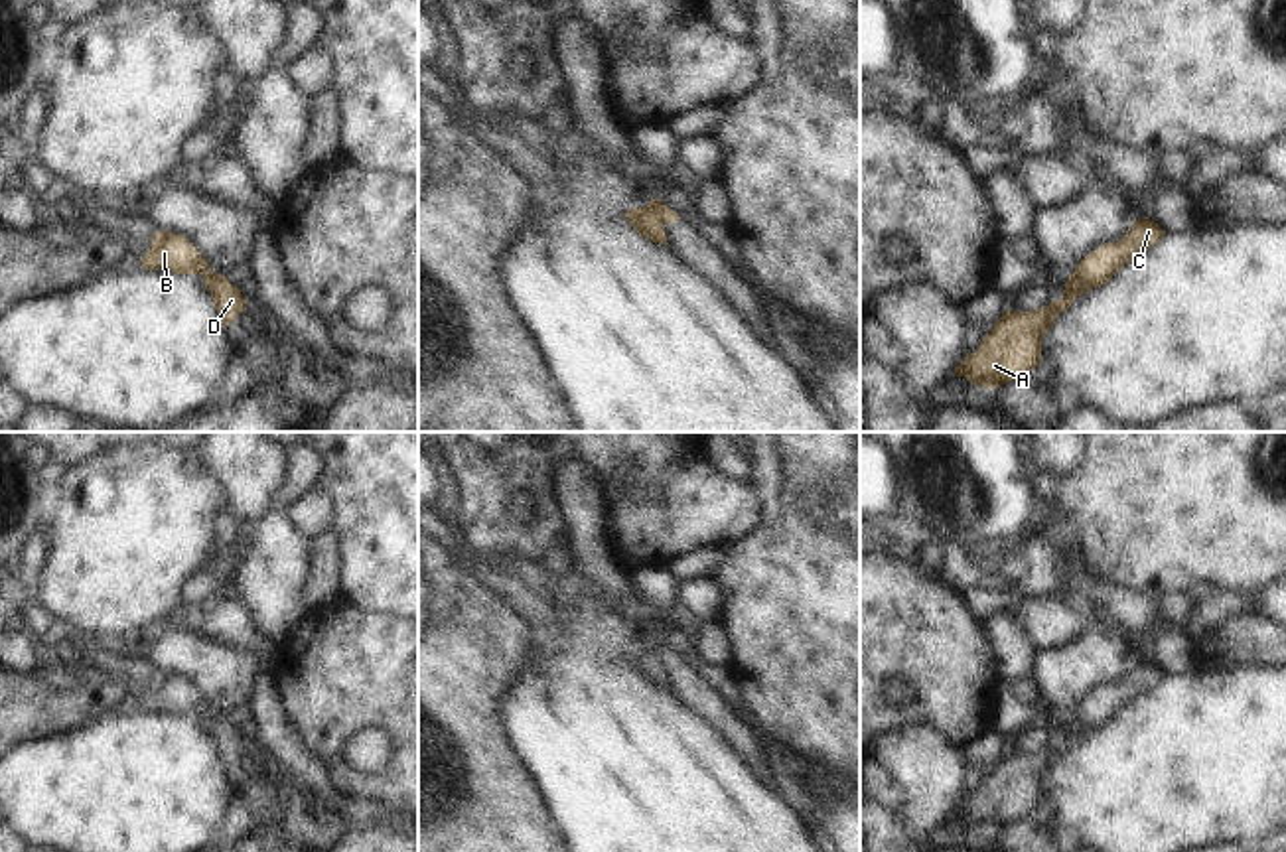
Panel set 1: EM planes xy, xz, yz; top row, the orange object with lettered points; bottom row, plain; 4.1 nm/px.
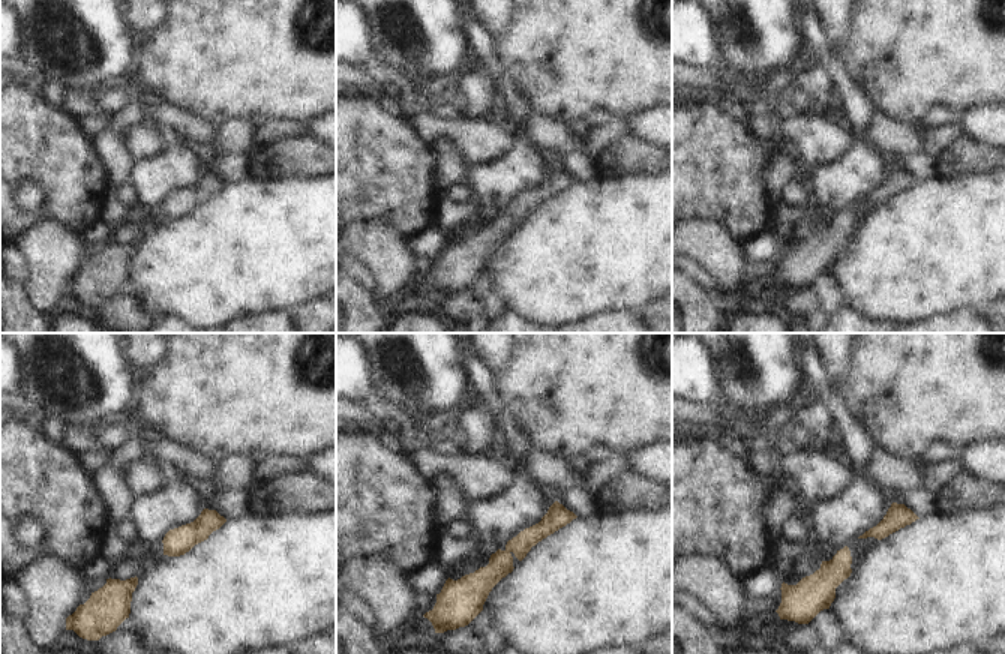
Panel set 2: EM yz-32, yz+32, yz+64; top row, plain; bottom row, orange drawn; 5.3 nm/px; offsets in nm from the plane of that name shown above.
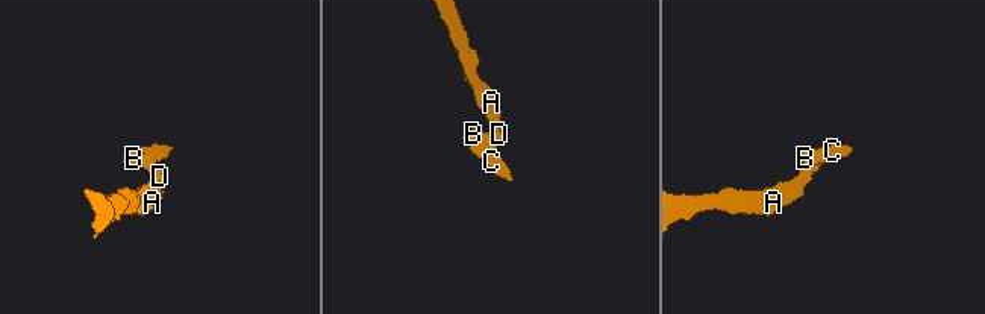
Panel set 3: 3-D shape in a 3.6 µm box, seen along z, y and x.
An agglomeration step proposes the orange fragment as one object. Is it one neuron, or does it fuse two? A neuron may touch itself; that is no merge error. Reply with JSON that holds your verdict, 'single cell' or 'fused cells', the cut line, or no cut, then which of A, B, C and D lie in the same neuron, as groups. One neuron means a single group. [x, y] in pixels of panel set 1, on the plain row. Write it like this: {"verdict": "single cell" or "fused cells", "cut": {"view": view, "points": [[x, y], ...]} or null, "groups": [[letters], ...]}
{"verdict": "fused cells", "cut": {"view": "yz", "points": [[1073, 714], [1089, 728]]}, "groups": [["A", "D"], ["B", "C"]]}

